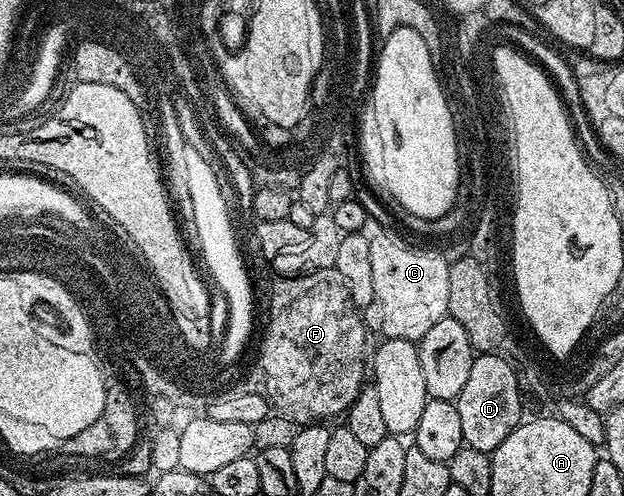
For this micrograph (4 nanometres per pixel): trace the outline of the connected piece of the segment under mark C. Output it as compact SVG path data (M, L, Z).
M372 233L370 237L371 278L374 279L375 304L380 305L380 329L387 339L406 339L420 342L438 323L438 319L448 316L448 300L450 299L450 264L436 249L419 249L411 245L407 236L396 233Z

